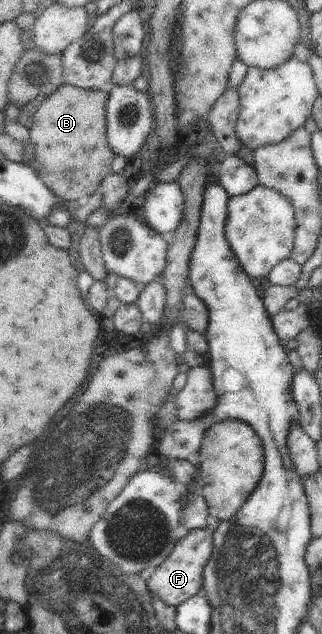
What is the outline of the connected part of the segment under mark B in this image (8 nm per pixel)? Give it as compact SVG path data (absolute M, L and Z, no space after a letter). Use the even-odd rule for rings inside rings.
M64 83L41 103L33 115L29 137L24 142L25 162L38 173L42 182L64 200L80 200L90 196L99 188L99 184L111 173L115 152L107 143L107 100L108 89L81 89Z

